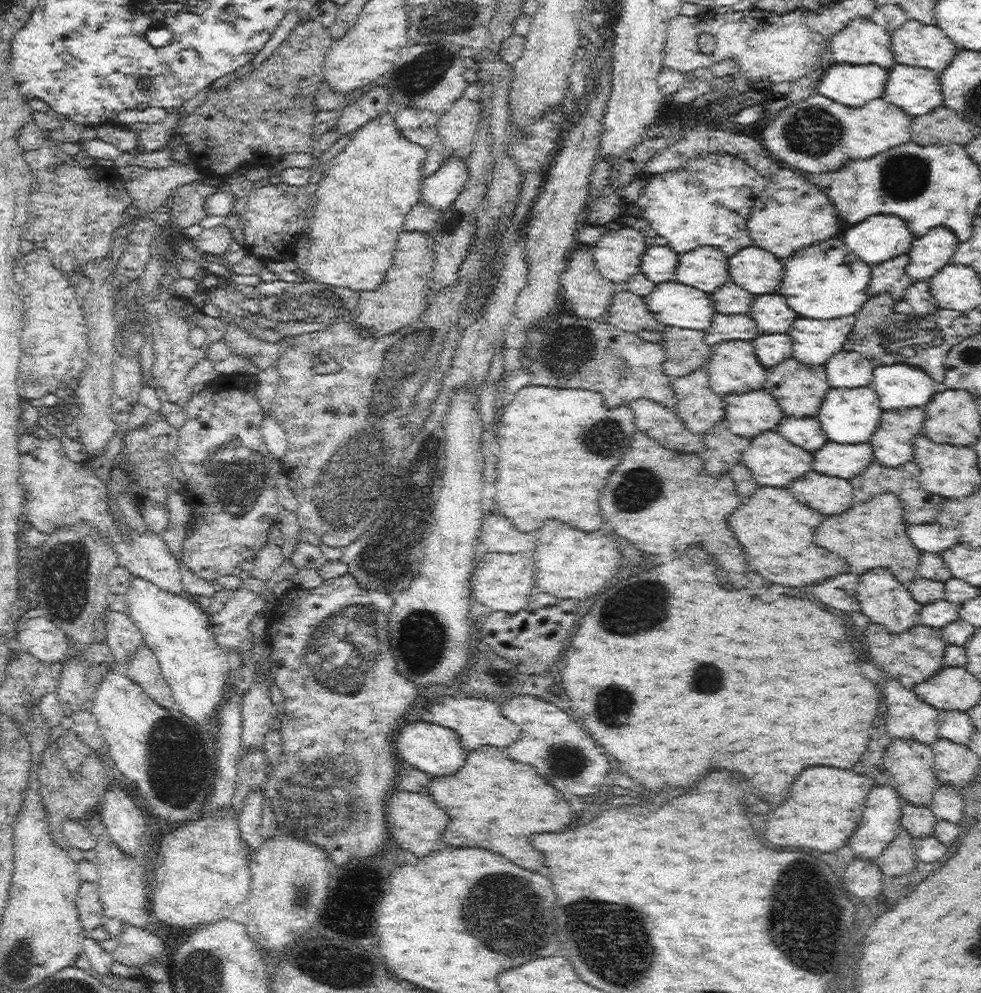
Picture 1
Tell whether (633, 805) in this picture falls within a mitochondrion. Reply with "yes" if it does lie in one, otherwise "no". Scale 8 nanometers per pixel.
no

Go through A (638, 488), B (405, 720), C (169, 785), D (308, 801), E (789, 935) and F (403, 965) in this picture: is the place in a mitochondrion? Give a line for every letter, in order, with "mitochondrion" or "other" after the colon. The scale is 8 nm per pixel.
A: mitochondrion
B: other
C: mitochondrion
D: mitochondrion
E: mitochondrion
F: other

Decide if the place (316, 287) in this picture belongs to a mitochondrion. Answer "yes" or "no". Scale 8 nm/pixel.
yes

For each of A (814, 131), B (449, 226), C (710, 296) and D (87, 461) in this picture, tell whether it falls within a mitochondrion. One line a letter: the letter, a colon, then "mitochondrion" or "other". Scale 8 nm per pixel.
A: mitochondrion
B: other
C: other
D: other

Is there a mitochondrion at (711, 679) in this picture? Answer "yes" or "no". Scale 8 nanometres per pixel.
yes

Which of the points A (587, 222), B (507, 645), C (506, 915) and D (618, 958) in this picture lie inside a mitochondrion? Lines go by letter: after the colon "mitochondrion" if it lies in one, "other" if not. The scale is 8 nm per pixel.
A: other
B: other
C: mitochondrion
D: mitochondrion

